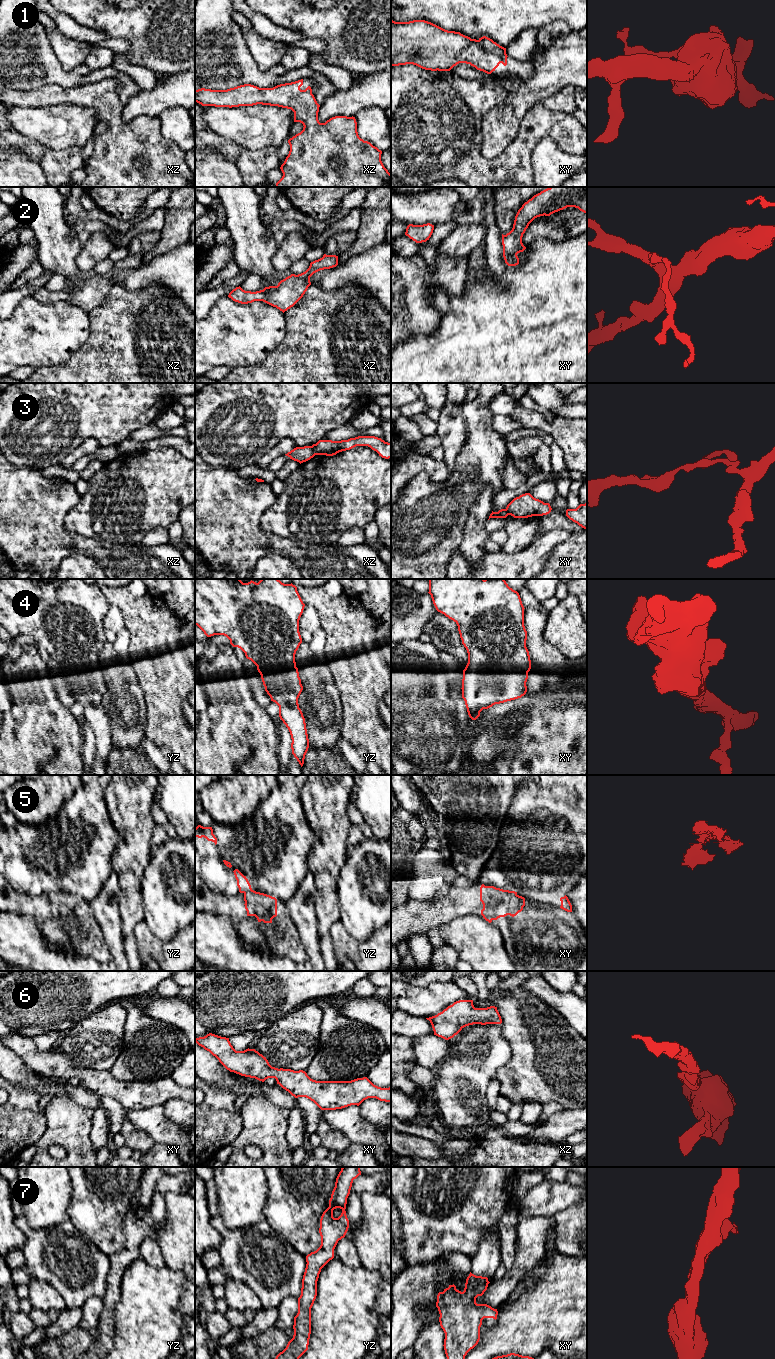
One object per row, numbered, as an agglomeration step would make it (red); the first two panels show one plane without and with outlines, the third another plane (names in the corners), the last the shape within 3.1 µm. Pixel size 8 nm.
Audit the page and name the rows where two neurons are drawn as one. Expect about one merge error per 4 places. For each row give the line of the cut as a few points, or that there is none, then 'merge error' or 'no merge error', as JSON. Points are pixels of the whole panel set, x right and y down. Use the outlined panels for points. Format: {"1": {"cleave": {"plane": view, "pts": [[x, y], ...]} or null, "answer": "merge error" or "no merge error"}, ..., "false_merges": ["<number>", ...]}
{"1": {"cleave": null, "answer": "no merge error"}, "2": {"cleave": null, "answer": "no merge error"}, "3": {"cleave": {"plane": "xz", "pts": [[310, 446], [315, 454]]}, "answer": "merge error"}, "4": {"cleave": null, "answer": "no merge error"}, "5": {"cleave": {"plane": "yz", "pts": [[253, 890], [244, 893]]}, "answer": "merge error"}, "6": {"cleave": null, "answer": "no merge error"}, "7": {"cleave": null, "answer": "no merge error"}, "false_merges": ["3", "5"]}

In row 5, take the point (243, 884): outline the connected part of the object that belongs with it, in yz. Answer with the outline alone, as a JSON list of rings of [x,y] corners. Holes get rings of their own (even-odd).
[[[235,869],[233,872],[234,872],[235,878],[237,880],[237,886],[239,888],[240,893],[254,891],[251,888],[251,885],[250,885],[248,879],[246,878],[246,876],[244,876],[238,869]]]

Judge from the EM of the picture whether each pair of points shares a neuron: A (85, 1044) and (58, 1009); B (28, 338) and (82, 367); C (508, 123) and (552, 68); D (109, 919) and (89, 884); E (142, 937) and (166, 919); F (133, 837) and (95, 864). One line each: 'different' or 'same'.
A: different
B: different
C: same
D: different
E: different
F: different

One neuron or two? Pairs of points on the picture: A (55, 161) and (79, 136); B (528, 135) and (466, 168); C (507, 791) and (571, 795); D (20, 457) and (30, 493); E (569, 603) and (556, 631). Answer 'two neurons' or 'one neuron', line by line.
A: two neurons
B: one neuron
C: two neurons
D: two neurons
E: one neuron

